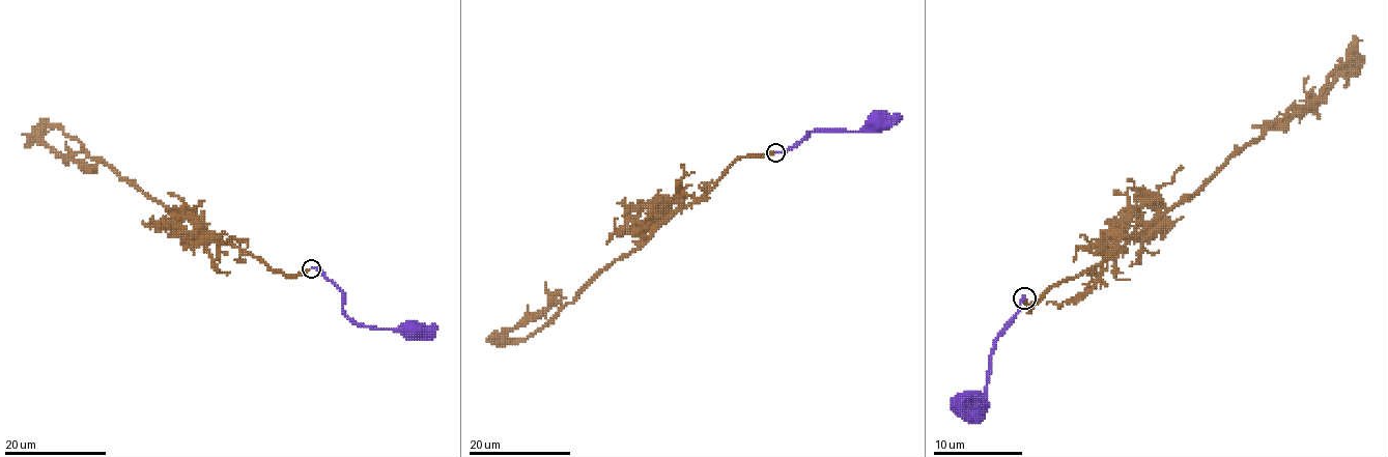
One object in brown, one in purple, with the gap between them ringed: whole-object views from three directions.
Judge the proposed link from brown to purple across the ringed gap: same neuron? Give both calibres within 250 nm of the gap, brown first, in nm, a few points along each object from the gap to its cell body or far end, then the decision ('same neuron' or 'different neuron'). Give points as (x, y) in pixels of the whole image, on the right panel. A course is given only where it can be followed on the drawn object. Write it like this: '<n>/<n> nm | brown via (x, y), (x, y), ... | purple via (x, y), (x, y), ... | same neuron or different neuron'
200/240 nm | brown via (1024, 300), (1029, 313), (1185, 201), (1308, 105), (1353, 47), (1318, 101), (1252, 127) | purple via (1024, 297), (1016, 317), (993, 342), (987, 402), (968, 402), (964, 406) | different neuron

